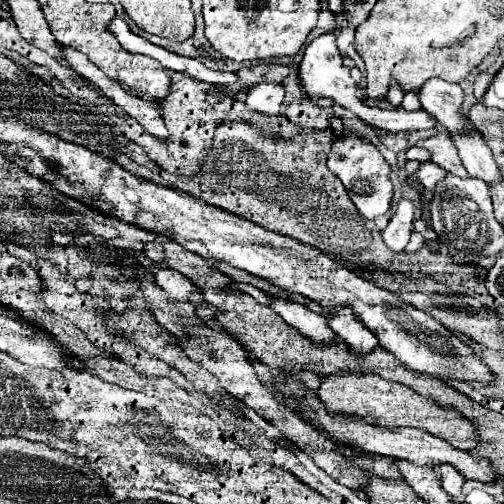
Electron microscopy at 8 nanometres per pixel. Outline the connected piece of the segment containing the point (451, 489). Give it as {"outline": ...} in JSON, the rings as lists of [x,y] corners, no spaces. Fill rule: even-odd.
{"outline":[[[439,464],[437,466],[439,474],[441,474],[441,486],[449,496],[459,496],[461,494],[461,486],[465,482],[465,478],[457,472],[457,468],[453,468],[451,464]]]}

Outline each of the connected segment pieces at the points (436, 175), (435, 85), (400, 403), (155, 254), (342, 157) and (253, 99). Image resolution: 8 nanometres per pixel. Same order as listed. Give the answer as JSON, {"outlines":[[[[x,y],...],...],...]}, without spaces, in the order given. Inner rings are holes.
{"outlines":[[[[421,162],[419,170],[417,170],[415,174],[417,174],[419,182],[421,182],[427,190],[433,190],[435,184],[445,176],[445,170],[439,168],[439,166],[433,164],[433,162]]],[[[440,78],[427,80],[419,92],[419,102],[425,112],[429,112],[437,122],[441,122],[449,132],[465,130],[463,124],[463,90],[459,84],[449,84]]],[[[339,372],[327,374],[319,384],[319,398],[325,402],[329,412],[357,414],[369,424],[377,424],[383,428],[413,427],[423,428],[433,436],[447,440],[453,448],[471,450],[475,442],[479,442],[473,426],[459,412],[437,406],[433,400],[419,396],[409,386],[387,382],[377,374],[359,374],[359,372]]],[[[149,242],[146,245],[145,254],[148,258],[158,264],[165,263],[165,256],[163,256],[163,246],[158,242]]],[[[343,132],[333,144],[327,164],[329,164],[329,170],[343,182],[349,198],[367,220],[373,220],[389,210],[391,190],[393,190],[389,182],[389,164],[371,142],[367,142],[365,138],[353,132]]],[[[259,82],[257,86],[253,86],[247,94],[247,106],[251,110],[257,112],[265,112],[265,114],[279,114],[281,102],[285,96],[285,86],[281,82]]]]}

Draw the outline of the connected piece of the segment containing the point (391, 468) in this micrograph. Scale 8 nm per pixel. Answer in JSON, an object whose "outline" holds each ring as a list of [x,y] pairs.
{"outline":[[[375,456],[375,458],[379,458],[375,462],[375,472],[381,478],[403,478],[403,476],[399,476],[399,472],[397,472],[399,468],[395,468],[395,464],[393,464],[391,458],[381,458],[381,456]]]}

